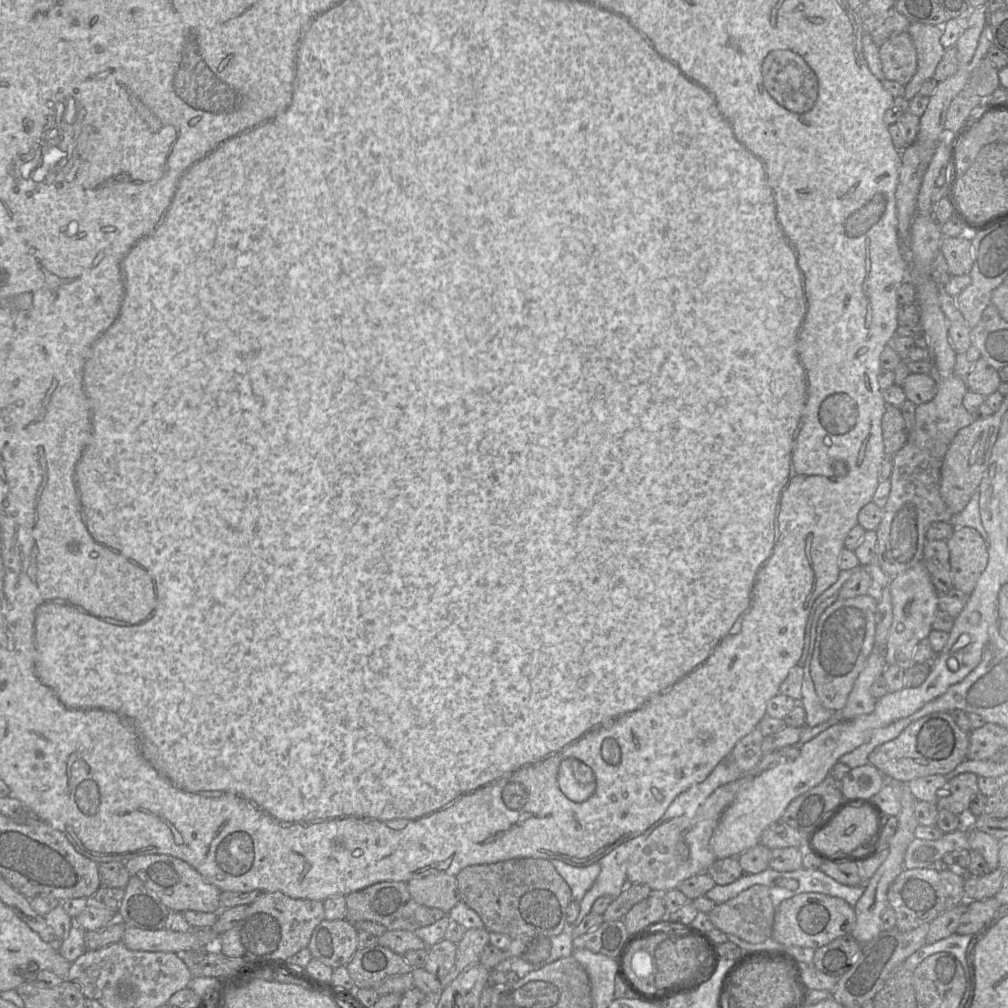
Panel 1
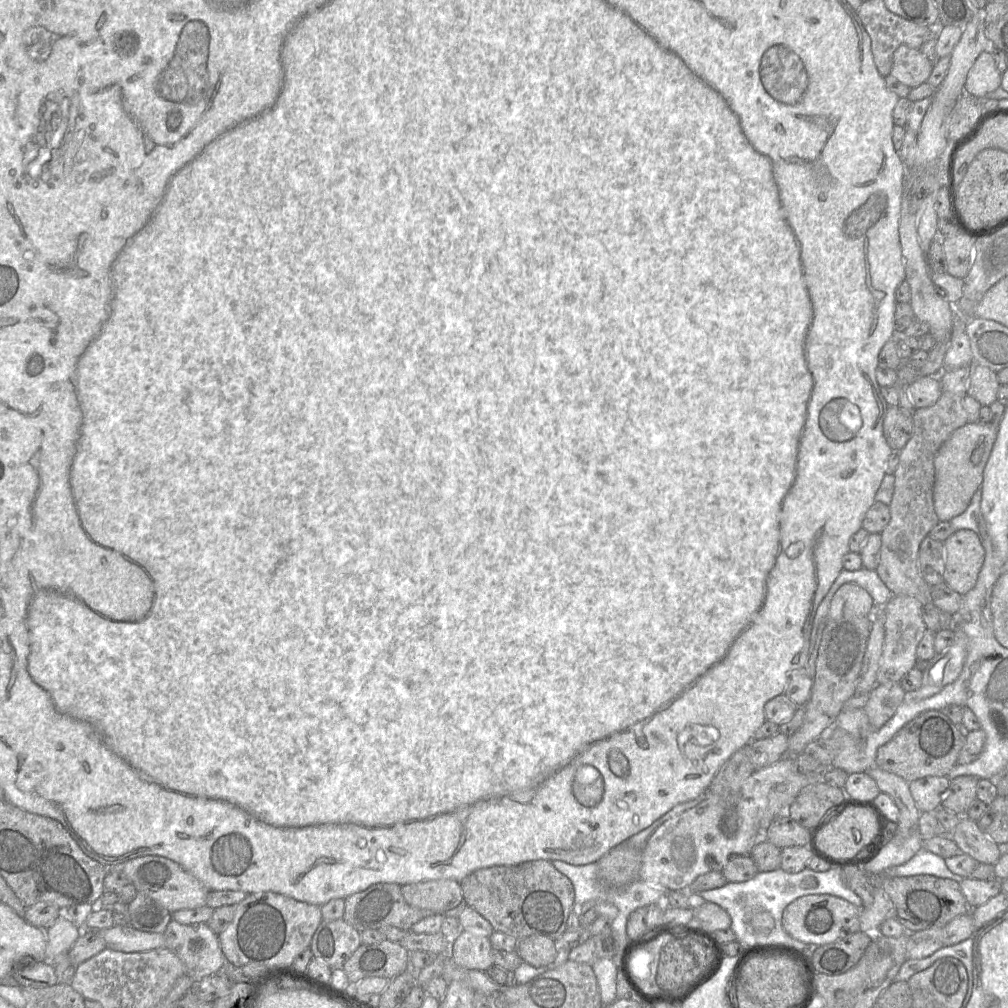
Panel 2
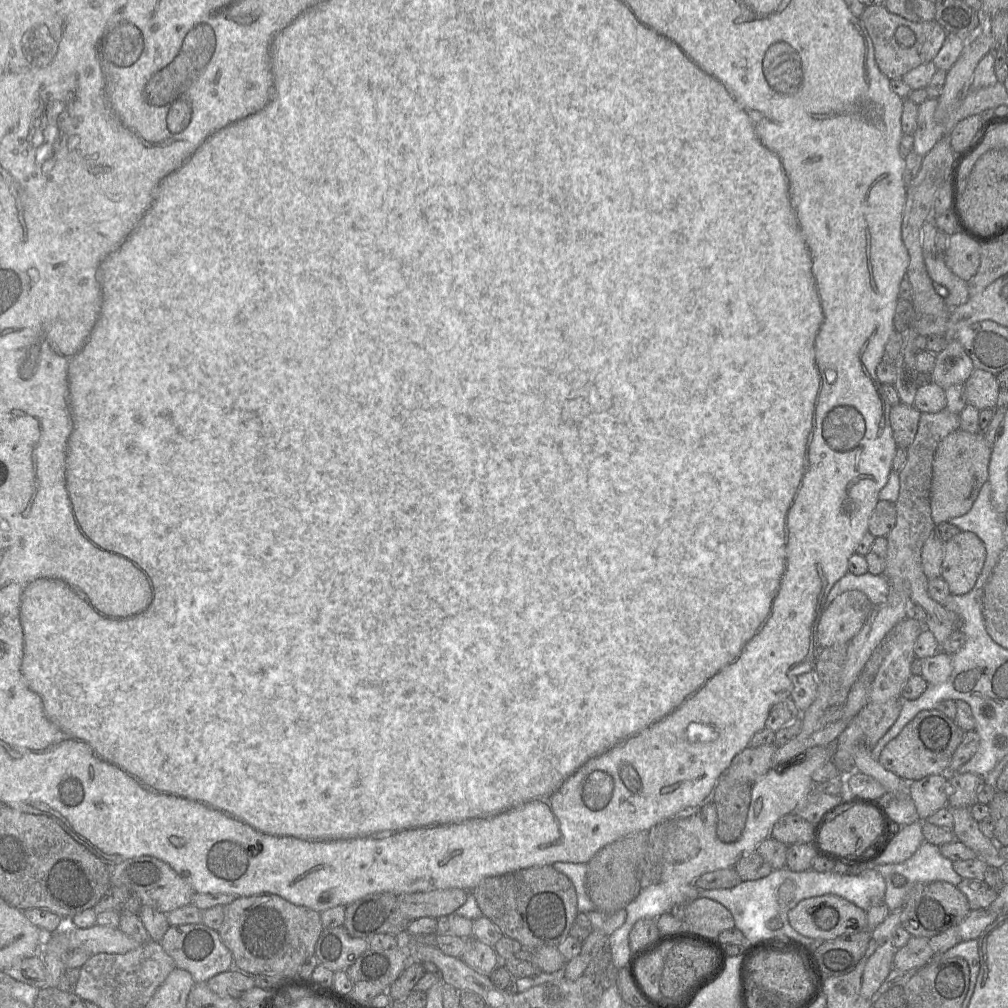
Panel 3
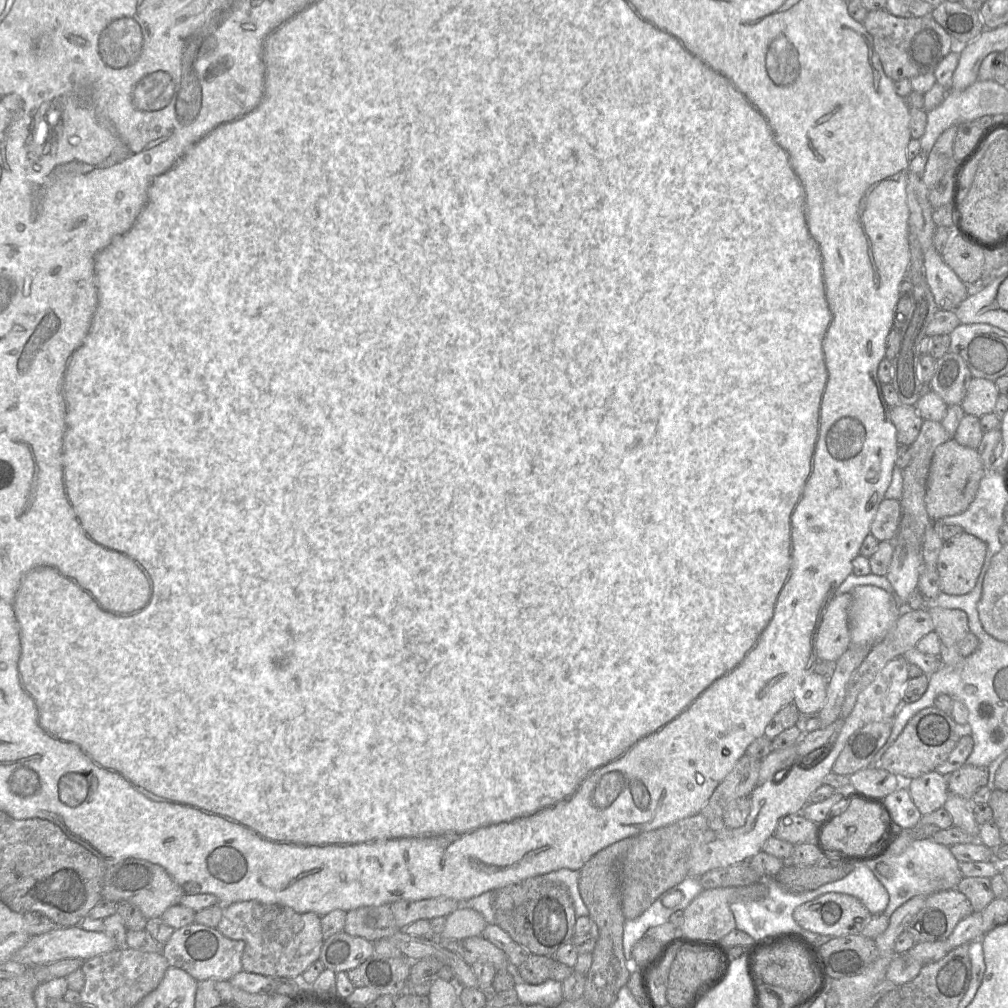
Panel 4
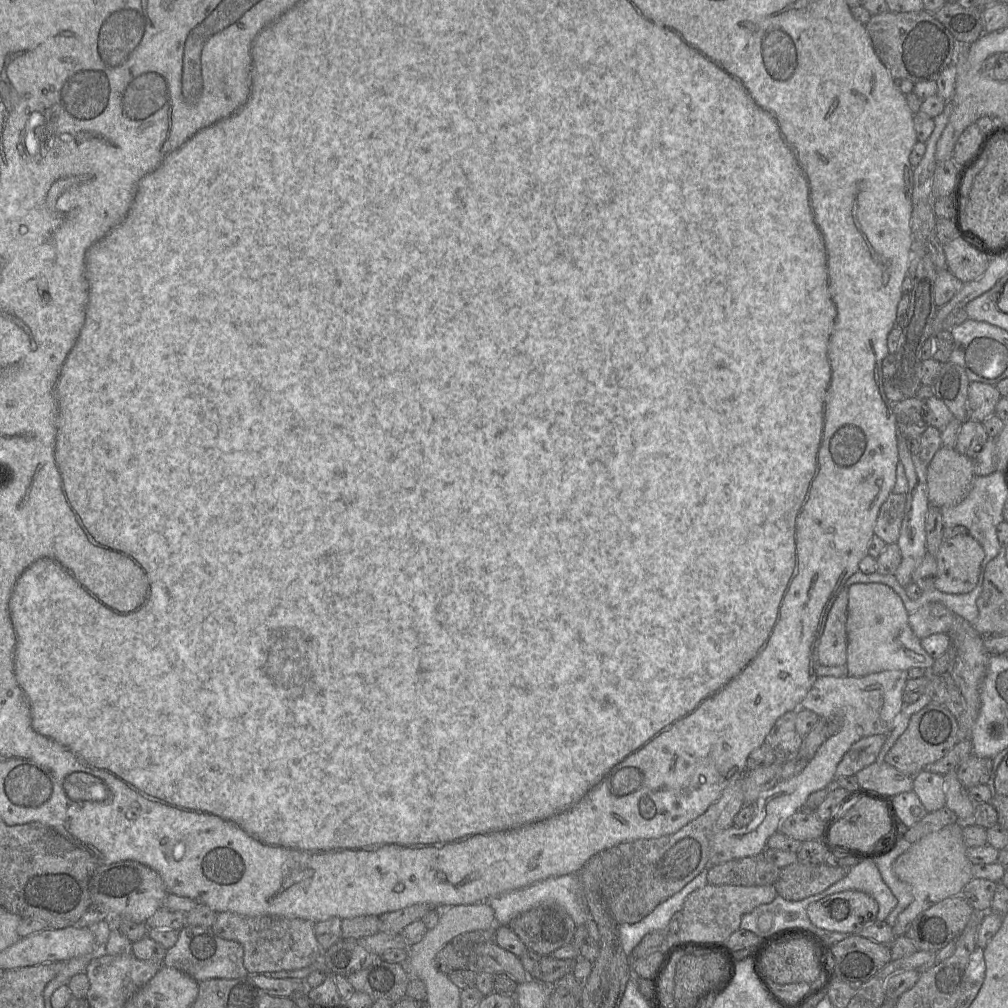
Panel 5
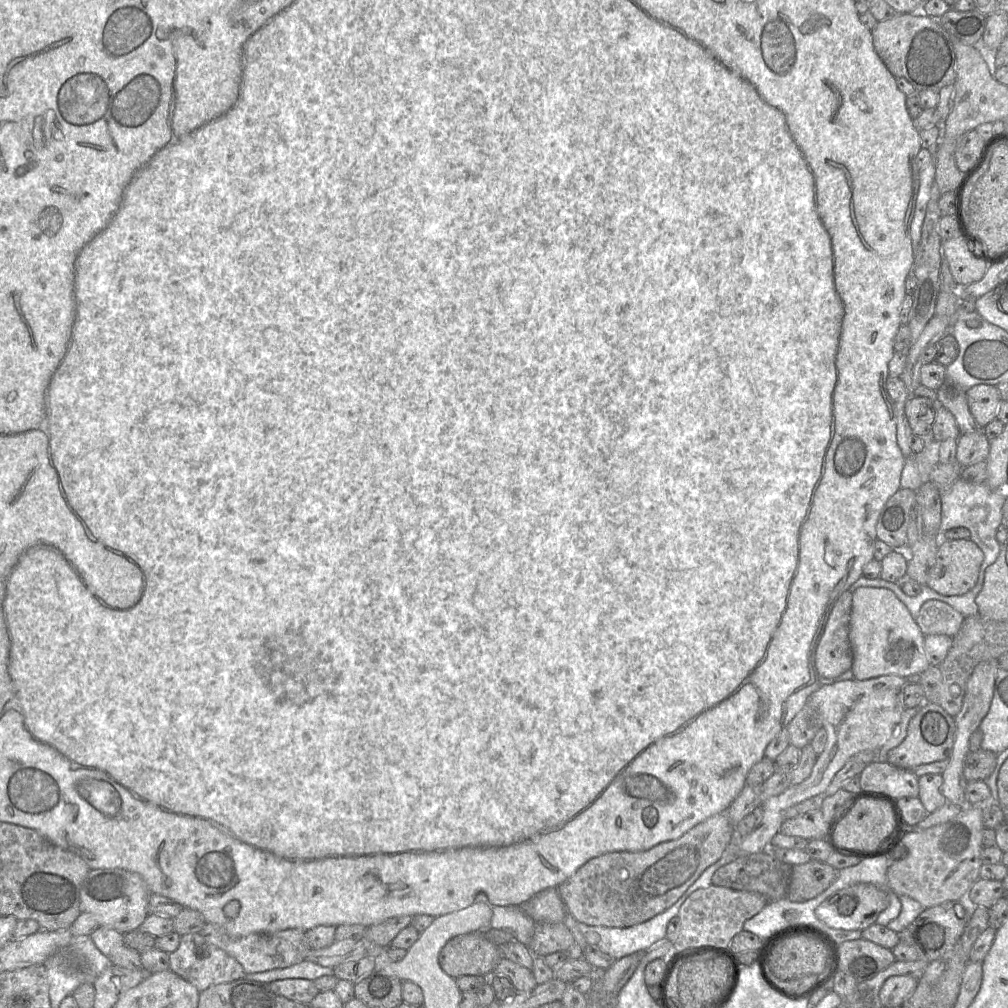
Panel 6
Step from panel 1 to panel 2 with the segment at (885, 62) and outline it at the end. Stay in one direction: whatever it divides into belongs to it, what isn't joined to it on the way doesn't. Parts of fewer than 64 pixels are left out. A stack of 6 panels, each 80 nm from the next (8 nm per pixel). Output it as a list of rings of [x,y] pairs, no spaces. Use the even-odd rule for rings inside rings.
[[[906,45],[899,46],[893,54],[890,76],[910,88],[927,82],[934,62],[930,61],[919,49]]]

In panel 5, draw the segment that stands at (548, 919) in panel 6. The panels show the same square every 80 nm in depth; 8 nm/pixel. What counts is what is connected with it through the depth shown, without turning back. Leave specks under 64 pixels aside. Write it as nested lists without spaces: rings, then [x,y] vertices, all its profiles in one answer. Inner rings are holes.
[[[576,874],[547,878],[529,887],[488,899],[486,903],[493,909],[496,921],[504,926],[509,925],[510,921],[520,914],[537,907],[558,907],[563,909],[573,919],[576,927],[584,925],[592,919],[589,911],[585,908],[583,889]]]

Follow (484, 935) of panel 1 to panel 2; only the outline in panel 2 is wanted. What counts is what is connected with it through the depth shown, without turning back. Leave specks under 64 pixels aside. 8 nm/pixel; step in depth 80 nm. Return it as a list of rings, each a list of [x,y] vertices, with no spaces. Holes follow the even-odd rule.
[[[462,931],[450,945],[449,958],[461,968],[486,972],[494,966],[492,950],[488,937]]]

